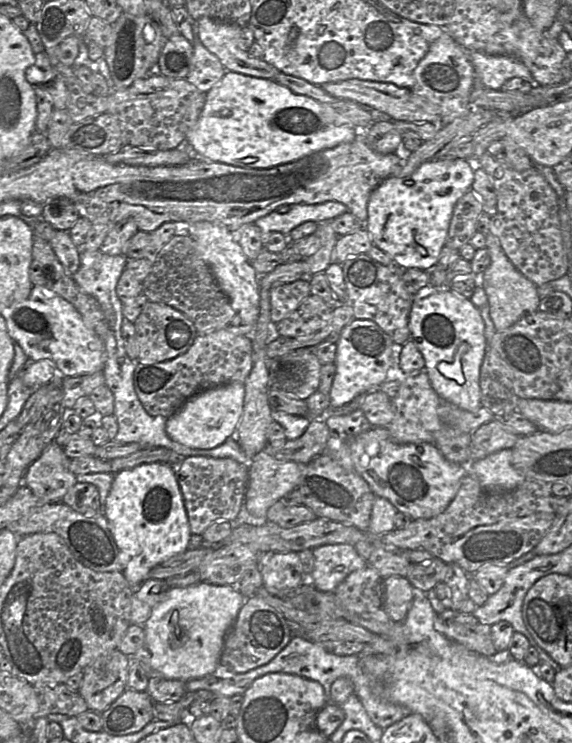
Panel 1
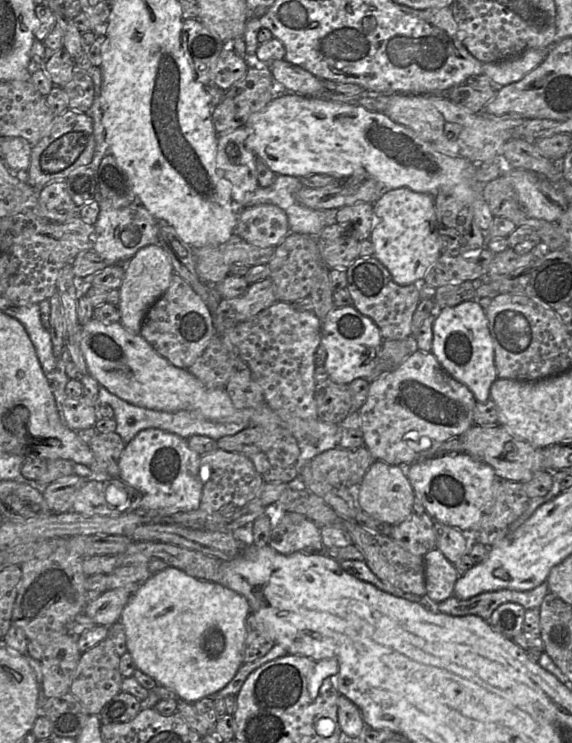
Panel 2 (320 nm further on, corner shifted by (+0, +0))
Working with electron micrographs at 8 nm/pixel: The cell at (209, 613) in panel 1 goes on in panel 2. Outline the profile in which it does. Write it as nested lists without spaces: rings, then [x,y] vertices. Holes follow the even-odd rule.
[[[167,567],[152,574],[131,594],[120,622],[136,668],[175,691],[181,700],[195,703],[223,689],[244,663],[246,619],[250,613],[245,596],[218,583],[195,578],[178,568]],[[215,630],[223,634],[225,647],[217,657],[211,657],[205,651],[204,643],[209,633]]]

